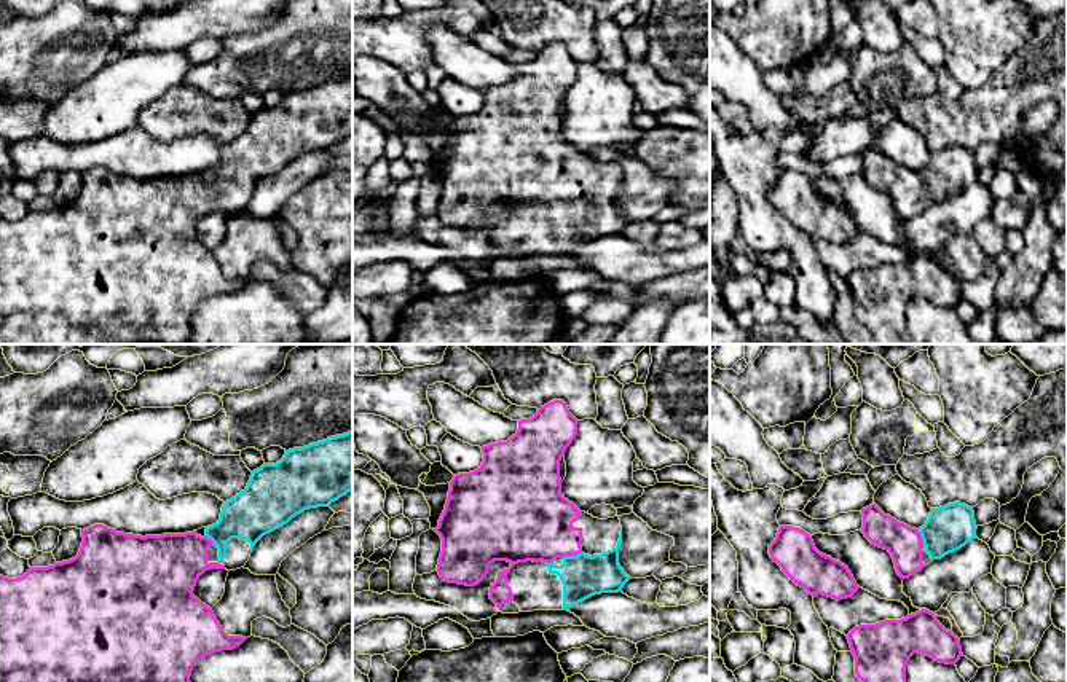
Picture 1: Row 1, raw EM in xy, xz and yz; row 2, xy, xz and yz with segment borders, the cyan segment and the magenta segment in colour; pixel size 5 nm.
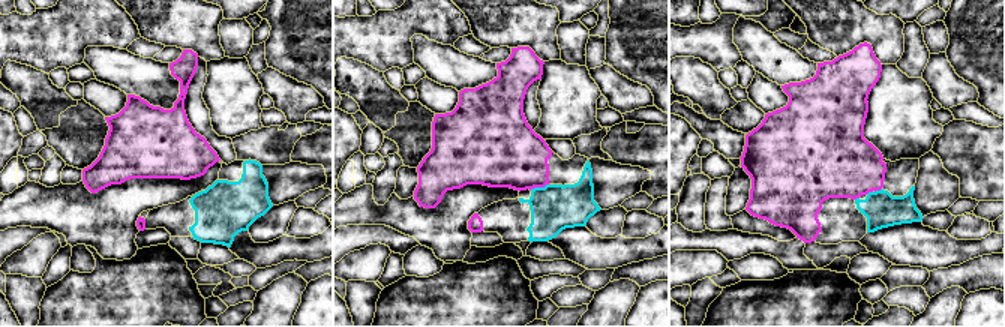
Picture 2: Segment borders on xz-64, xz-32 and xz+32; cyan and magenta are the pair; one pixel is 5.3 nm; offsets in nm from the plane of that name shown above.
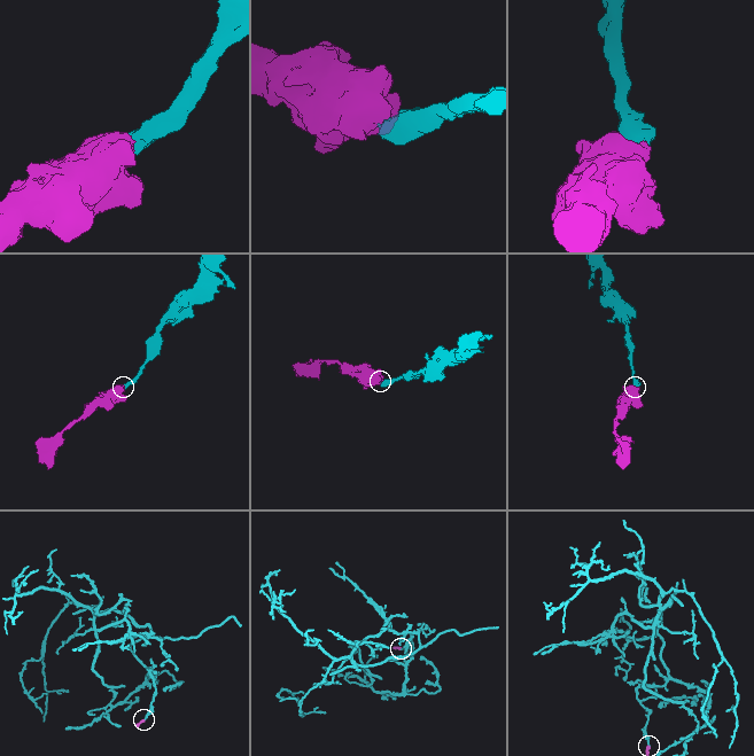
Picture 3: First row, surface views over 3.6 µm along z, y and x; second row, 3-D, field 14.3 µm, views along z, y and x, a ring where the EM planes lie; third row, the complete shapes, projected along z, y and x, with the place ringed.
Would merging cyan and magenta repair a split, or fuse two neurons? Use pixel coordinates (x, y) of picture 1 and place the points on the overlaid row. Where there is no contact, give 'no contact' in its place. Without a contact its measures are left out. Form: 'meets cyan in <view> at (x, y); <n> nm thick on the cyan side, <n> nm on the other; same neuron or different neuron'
meets cyan in xz at (571, 556); 220 nm thick on the cyan side, 380 nm on the other; same neuron

